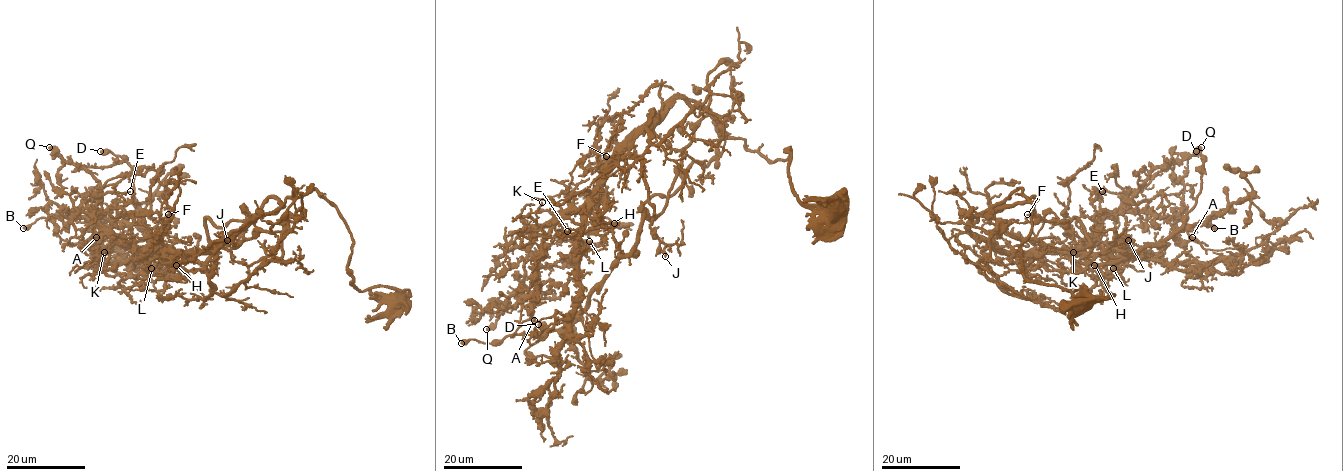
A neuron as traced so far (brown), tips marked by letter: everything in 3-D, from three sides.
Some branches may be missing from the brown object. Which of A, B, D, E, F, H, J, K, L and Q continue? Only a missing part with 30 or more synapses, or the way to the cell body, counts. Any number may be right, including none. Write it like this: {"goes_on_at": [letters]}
{"goes_on_at": ["Q"]}

